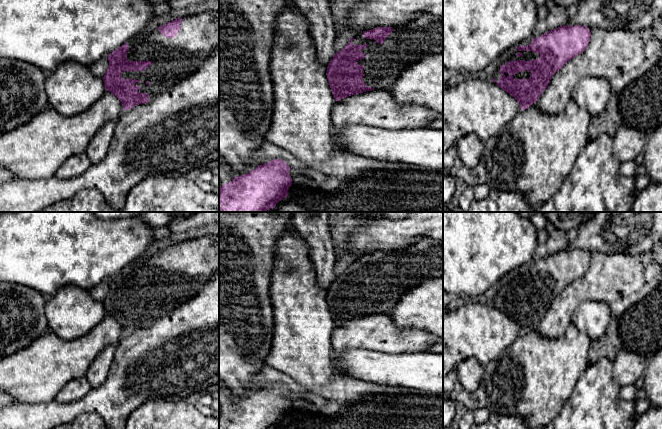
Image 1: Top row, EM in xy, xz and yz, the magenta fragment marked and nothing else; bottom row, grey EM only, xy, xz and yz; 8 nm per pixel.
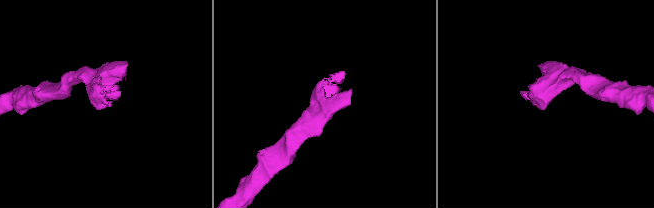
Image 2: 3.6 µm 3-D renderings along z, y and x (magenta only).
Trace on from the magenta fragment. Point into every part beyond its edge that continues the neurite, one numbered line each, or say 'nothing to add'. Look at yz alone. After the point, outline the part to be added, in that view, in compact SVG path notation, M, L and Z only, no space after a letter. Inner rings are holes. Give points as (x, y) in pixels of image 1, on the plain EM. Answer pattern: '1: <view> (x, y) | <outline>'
1: yz (510, 279) | M509 272L507 275L503 276L496 286L491 291L493 296L493 302L497 305L501 302L500 298L500 290L506 289L508 285L516 285L516 284L525 284L525 285L532 285L540 282L540 279L536 276L532 275L518 275L514 274L513 272Z

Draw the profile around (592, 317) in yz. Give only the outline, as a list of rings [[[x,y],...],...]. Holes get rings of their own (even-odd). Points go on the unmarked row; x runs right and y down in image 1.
[[[587,300],[574,311],[572,324],[578,330],[586,332],[591,340],[597,340],[606,334],[611,319],[607,303]]]

